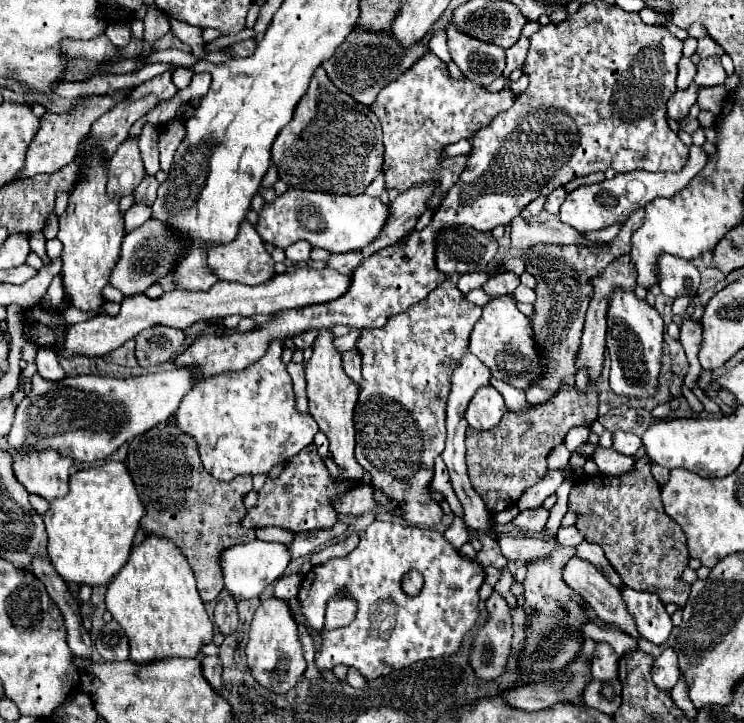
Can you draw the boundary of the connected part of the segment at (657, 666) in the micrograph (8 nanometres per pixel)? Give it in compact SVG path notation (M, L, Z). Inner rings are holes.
M665 648L663 654L655 660L653 668L651 668L651 676L655 686L661 692L671 692L671 688L677 684L679 680L679 666L675 660L675 650L673 648Z

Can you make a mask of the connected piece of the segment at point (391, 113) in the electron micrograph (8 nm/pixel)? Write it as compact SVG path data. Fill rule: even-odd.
M433 52L425 54L403 76L387 84L373 104L373 112L383 128L383 174L387 190L395 188L401 194L415 184L433 182L437 186L435 194L427 202L427 210L439 208L447 188L455 184L469 158L469 155L445 158L441 156L445 146L459 142L461 138L471 138L479 128L491 122L491 116L499 114L499 110L507 110L513 100L515 94L509 88L501 92L487 92L483 86L467 78L451 78L445 62L441 62Z

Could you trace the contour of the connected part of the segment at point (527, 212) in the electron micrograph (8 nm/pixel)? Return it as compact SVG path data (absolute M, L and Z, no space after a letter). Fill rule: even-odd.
M543 196L537 198L537 200L533 200L533 202L529 202L529 204L521 210L521 216L523 216L525 220L531 220L533 216L537 216L537 214L543 210L543 202L545 202Z

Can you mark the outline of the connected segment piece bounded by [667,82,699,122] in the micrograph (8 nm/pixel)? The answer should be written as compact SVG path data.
M695 82L689 88L685 88L685 90L677 88L675 94L671 96L671 100L667 102L667 116L673 118L673 120L677 120L677 122L681 118L685 118L689 114L689 108L697 100L697 90L699 90L699 86Z

